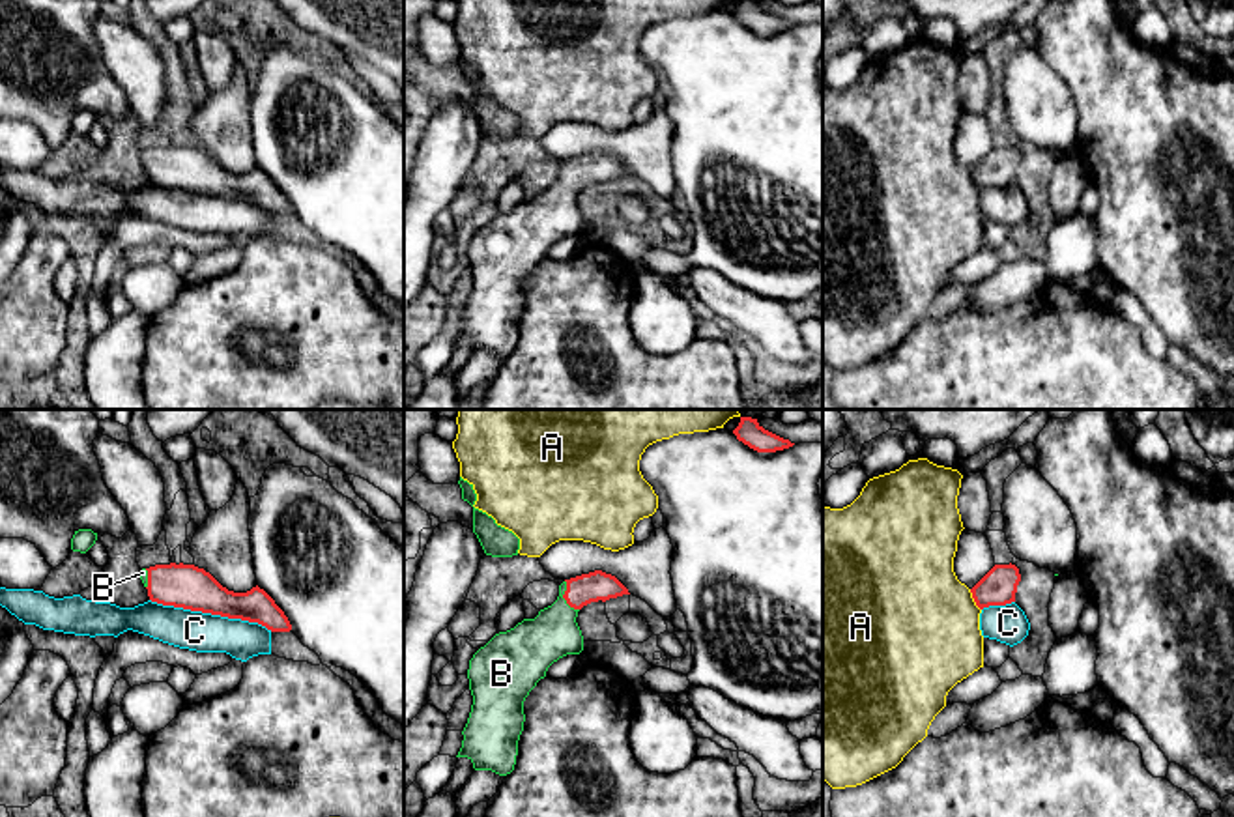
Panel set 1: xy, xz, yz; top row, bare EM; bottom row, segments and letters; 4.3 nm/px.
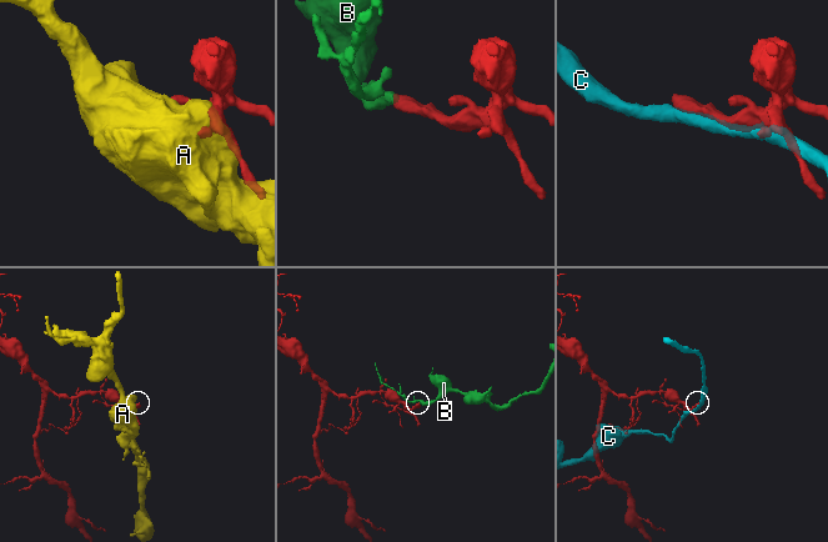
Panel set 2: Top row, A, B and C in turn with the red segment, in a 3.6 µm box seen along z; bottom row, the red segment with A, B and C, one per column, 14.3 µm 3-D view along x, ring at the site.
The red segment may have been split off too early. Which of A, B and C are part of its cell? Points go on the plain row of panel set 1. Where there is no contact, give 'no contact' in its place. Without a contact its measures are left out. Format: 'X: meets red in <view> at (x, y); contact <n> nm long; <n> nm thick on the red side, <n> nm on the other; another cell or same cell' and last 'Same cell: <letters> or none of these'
A: meets red in yz at (975, 182); contact 110 nm long; 160 nm thick on the red side, 500 nm on the other; another cell
B: meets red in xz at (563, 178); contact 150 nm long; 130 nm thick on the red side, 220 nm on the other; same cell
C: meets red in xy at (212, 195); contact 550 nm long; 190 nm thick on the red side, 170 nm on the other; another cell
Same cell: B

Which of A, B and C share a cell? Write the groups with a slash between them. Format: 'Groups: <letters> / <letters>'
Groups: A / B / C

